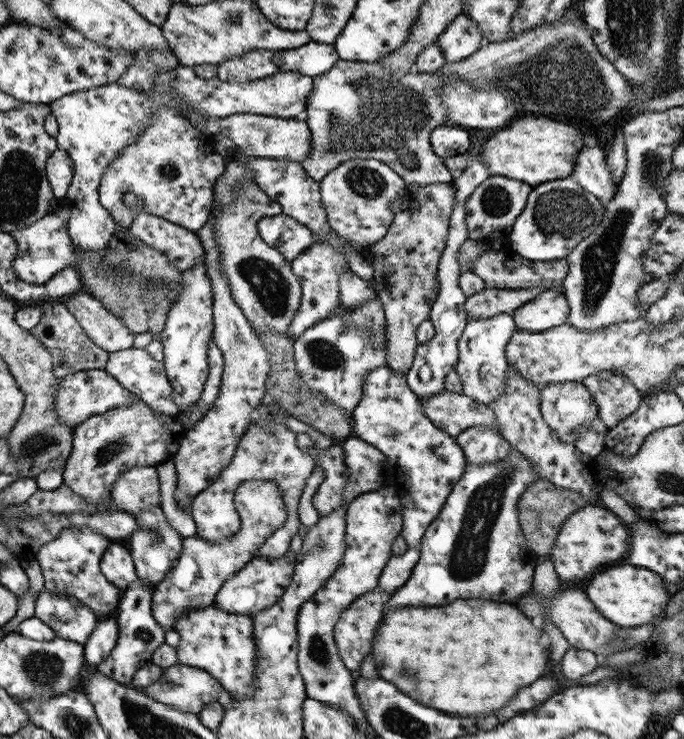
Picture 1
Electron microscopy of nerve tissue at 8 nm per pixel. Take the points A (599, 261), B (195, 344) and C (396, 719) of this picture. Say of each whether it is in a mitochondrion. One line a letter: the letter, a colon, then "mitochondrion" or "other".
A: mitochondrion
B: other
C: mitochondrion

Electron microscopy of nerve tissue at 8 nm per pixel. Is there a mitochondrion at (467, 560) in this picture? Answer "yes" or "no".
yes

